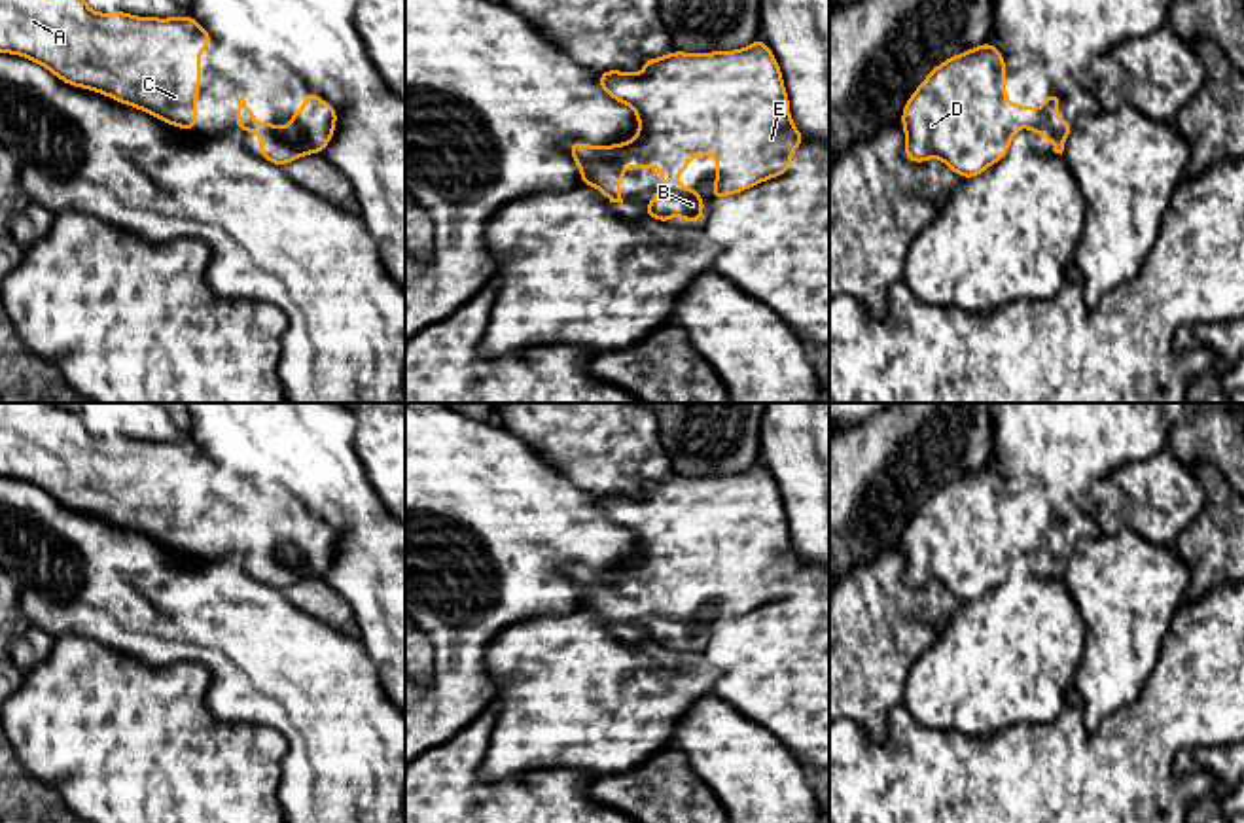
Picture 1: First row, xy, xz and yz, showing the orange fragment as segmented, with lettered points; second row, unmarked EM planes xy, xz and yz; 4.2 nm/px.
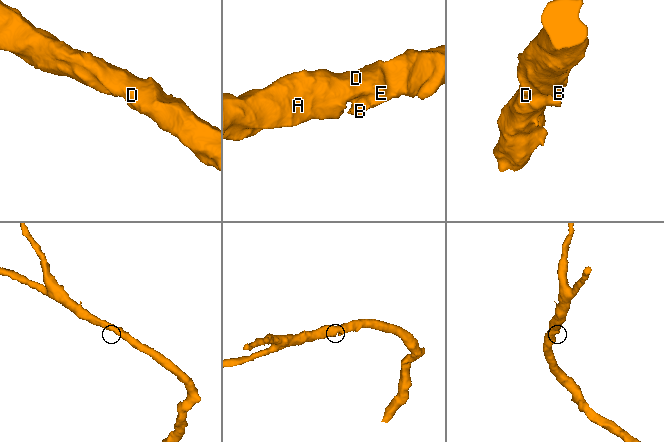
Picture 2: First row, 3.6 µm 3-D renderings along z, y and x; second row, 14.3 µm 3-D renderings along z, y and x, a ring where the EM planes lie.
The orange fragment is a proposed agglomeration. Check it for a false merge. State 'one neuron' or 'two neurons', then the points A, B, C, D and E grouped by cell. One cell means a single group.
one neuron | A B C D E

